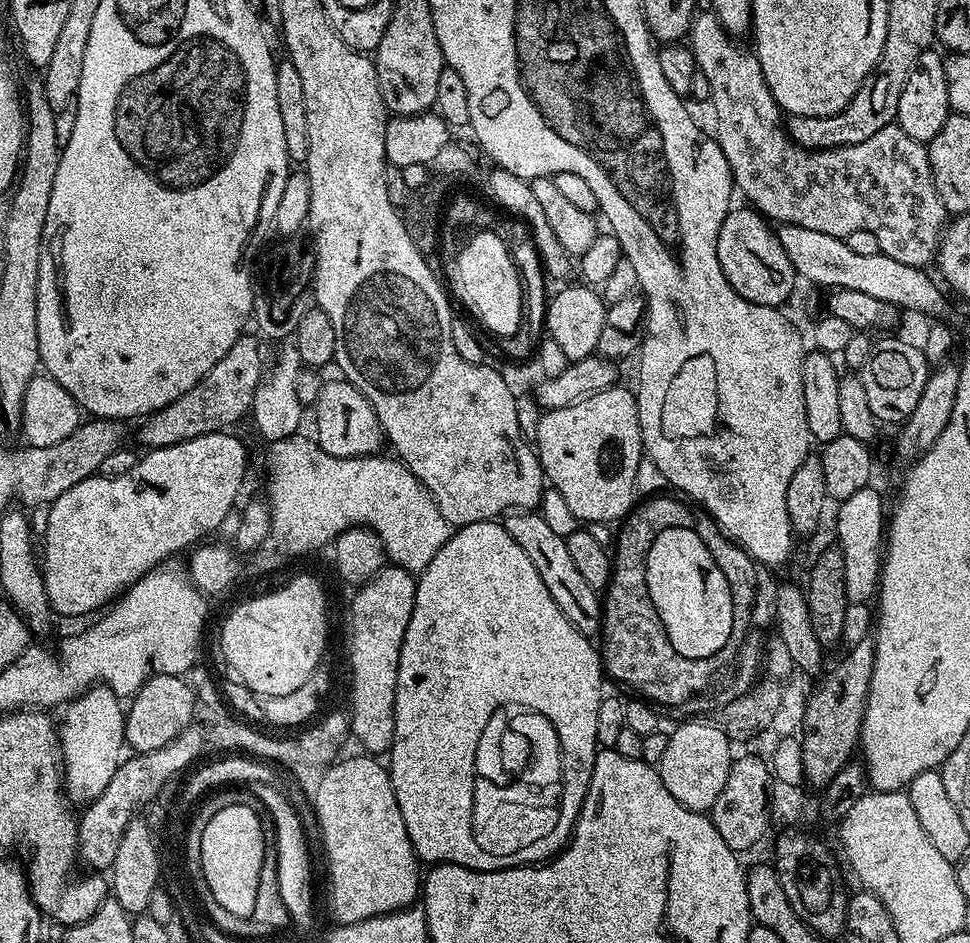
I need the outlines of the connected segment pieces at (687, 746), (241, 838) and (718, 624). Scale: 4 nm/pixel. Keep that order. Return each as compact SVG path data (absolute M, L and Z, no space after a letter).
M692 720L689 724L680 724L671 729L666 742L666 754L662 754L658 771L666 790L695 812L711 813L714 802L718 802L718 794L722 794L722 786L726 786L726 778L730 778L730 766L734 759L733 741L713 722L703 724L700 720Z
M232 805L217 812L202 833L201 870L213 897L230 914L251 916L258 902L258 878L264 843L260 813L249 806Z
M695 527L662 530L662 534L654 538L654 546L650 546L650 554L646 558L646 586L651 607L658 610L658 618L666 630L670 646L674 646L678 654L686 658L719 656L734 626L734 602L722 570L718 570L710 550L706 550L706 542L702 542Z

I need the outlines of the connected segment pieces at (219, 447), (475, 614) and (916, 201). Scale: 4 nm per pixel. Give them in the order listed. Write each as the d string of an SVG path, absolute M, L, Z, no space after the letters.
M228 430L211 432L210 434L202 434L193 440L178 442L174 446L145 451L137 459L134 470L126 470L126 474L118 474L118 478L110 478L109 476L101 476L99 474L86 478L82 482L78 482L78 486L70 486L70 490L66 490L66 494L59 496L50 505L47 509L48 521L44 524L42 571L44 573L44 585L46 586L46 598L57 617L84 616L87 612L96 611L96 613L99 613L105 606L111 605L121 593L131 588L137 580L142 579L146 573L151 572L154 568L161 567L167 561L164 560L167 556L172 556L175 552L182 551L183 548L185 550L191 549L197 542L211 537L217 531L222 518L226 517L228 512L237 507L236 495L239 494L240 487L244 484L244 467L248 464L248 452L244 449L243 442L238 437L232 435L236 434Z
M499 519L483 520L457 527L446 542L446 546L442 546L442 550L434 554L430 566L426 566L426 570L419 573L414 594L414 610L410 614L410 626L406 626L406 634L402 638L402 650L398 654L398 678L394 698L394 738L390 755L387 757L389 760L386 760L386 767L394 786L394 798L398 798L398 810L402 810L402 822L406 822L406 834L410 834L410 842L414 846L416 855L425 865L457 864L479 872L493 872L499 868L535 865L559 853L565 847L560 840L556 840L556 836L548 836L548 840L540 840L536 848L528 848L528 856L512 856L512 860L492 860L492 856L480 856L480 848L476 848L476 844L472 844L472 836L468 836L468 800L472 800L472 748L476 748L476 736L480 736L480 724L484 724L484 716L488 716L488 712L492 712L492 708L496 708L500 700L524 700L524 704L532 704L532 708L544 708L544 712L548 712L548 716L556 720L556 728L560 728L560 736L564 736L564 752L568 752L568 756L564 756L564 764L568 764L568 776L564 776L564 780L568 780L568 784L564 784L564 820L560 820L560 828L556 828L556 832L571 833L576 826L582 802L586 798L586 790L590 786L594 758L598 751L596 735L598 734L598 706L602 699L602 691L600 692L602 661L597 645L592 643L589 637L583 636L568 621L566 614L562 614L562 610L558 610L554 598L550 598L550 590L546 590L542 578L538 578L538 570L534 570L534 562L526 558L522 546L518 546L518 542L510 538L510 534L504 529Z
M711 10L697 11L686 43L694 54L697 69L706 74L706 82L710 82L710 107L716 115L714 139L722 154L726 154L726 162L732 171L732 183L739 195L741 192L748 199L745 201L761 216L777 225L806 226L806 230L822 230L822 234L841 238L854 234L854 230L870 230L870 234L878 238L880 251L894 258L894 262L927 269L935 261L950 213L945 210L942 198L938 198L928 161L928 149L921 141L910 138L910 134L893 122L878 130L878 134L866 138L866 142L819 150L798 146L782 127L780 107L774 94L770 94L770 86L762 74L755 51L748 49L747 52L739 48L736 45L739 43L728 35Z

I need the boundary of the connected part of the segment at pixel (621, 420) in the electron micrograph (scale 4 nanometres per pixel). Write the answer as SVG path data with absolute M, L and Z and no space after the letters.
M620 387L607 388L570 406L547 409L534 437L545 481L556 487L569 514L585 525L623 521L638 496L636 475L644 456L638 406L635 395Z

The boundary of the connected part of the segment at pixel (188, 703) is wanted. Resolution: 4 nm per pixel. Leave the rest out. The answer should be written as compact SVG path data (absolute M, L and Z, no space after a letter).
M149 675L144 685L131 697L124 718L124 739L133 753L149 752L166 746L193 723L192 715L198 711L196 695L184 676Z

